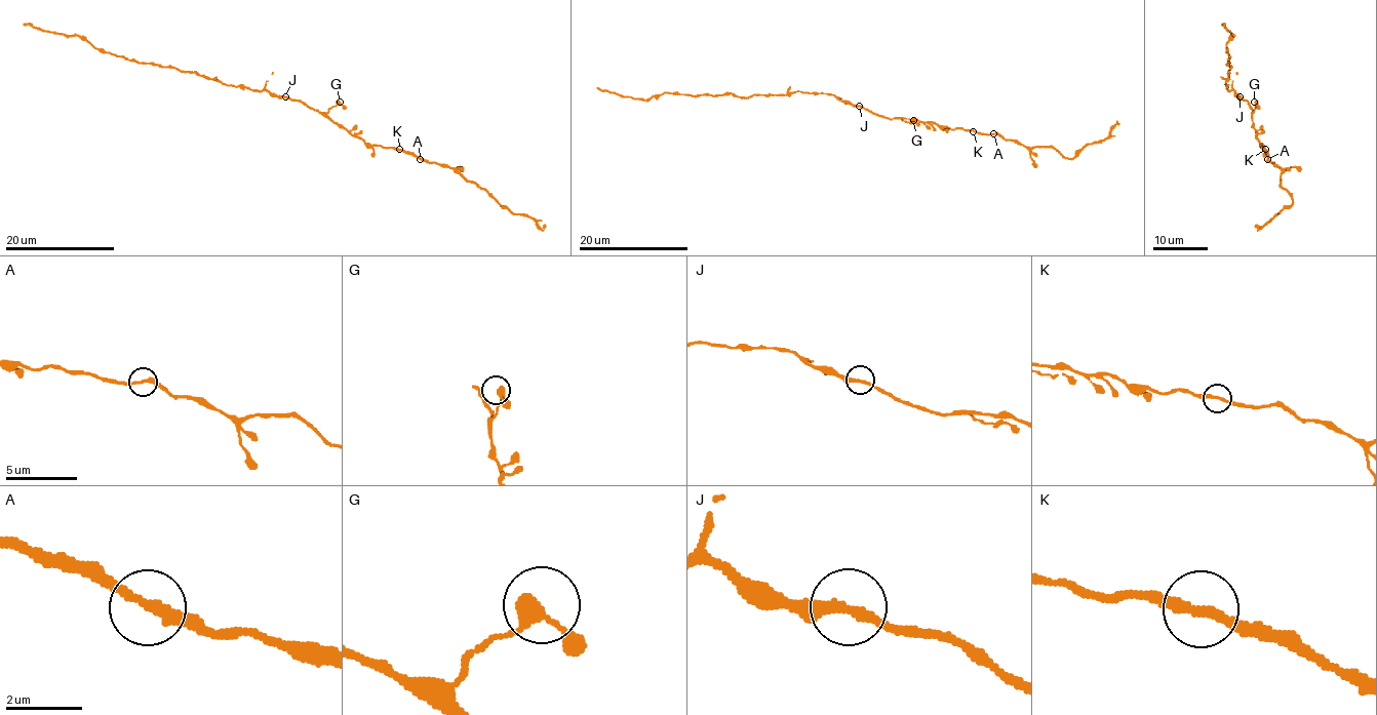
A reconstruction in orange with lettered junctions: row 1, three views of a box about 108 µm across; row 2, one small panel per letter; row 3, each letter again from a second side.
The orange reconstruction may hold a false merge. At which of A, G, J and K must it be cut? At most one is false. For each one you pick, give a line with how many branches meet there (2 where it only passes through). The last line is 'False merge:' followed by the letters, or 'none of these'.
False merge: none of these

